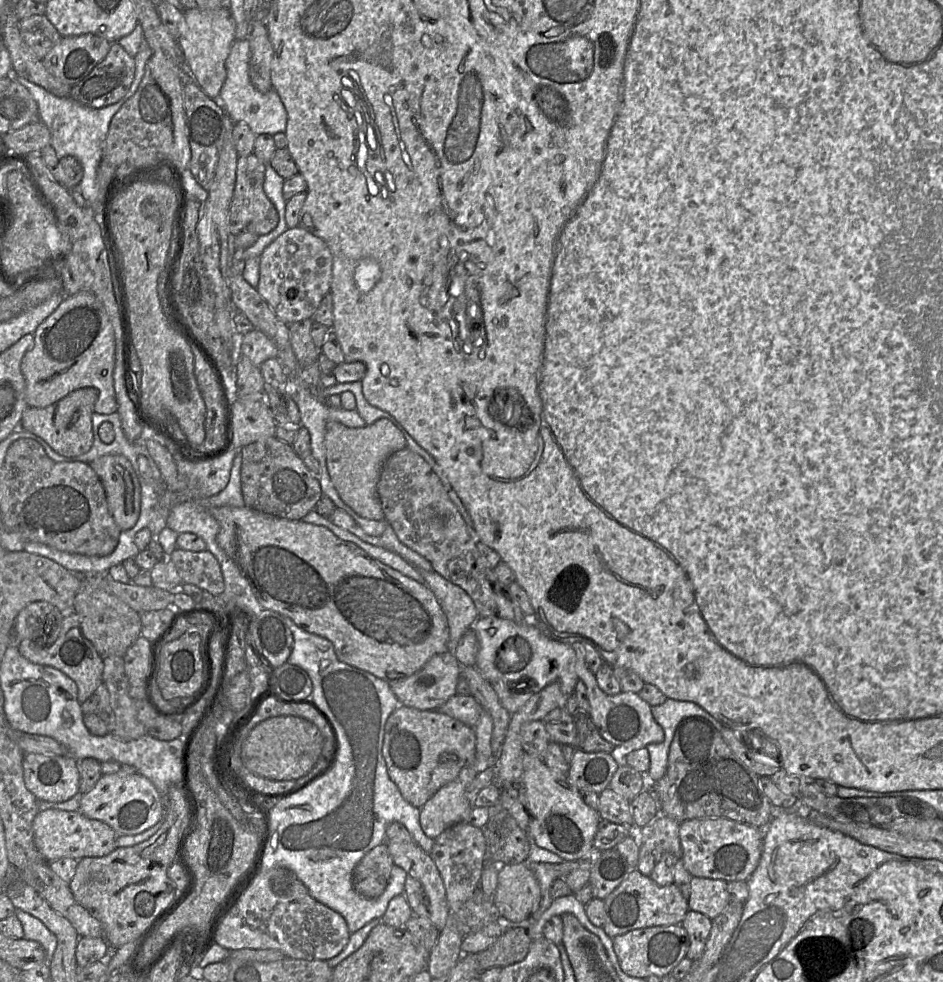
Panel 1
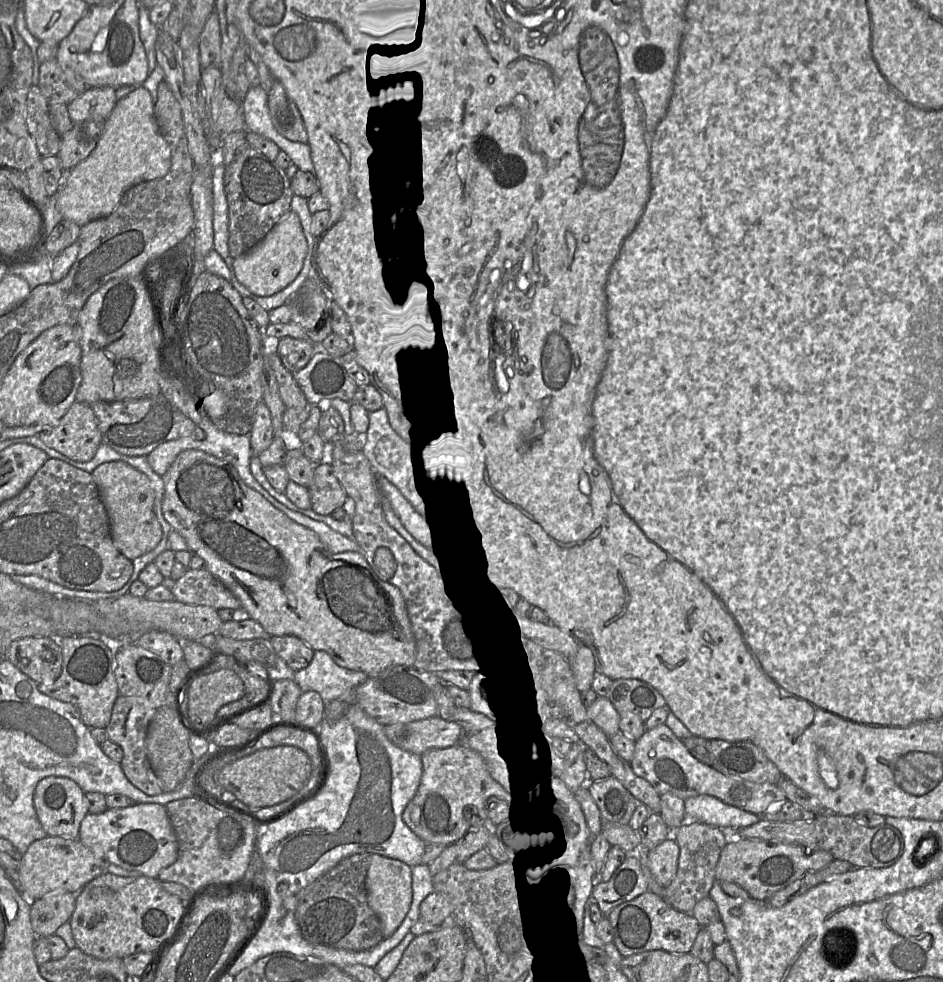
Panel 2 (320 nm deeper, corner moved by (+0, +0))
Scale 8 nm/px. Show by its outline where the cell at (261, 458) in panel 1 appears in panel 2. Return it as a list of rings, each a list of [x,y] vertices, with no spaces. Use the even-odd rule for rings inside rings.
[[[328,460],[316,464],[313,481],[308,487],[308,492],[311,510],[324,516],[331,516],[331,513],[342,508],[347,500],[347,494]]]

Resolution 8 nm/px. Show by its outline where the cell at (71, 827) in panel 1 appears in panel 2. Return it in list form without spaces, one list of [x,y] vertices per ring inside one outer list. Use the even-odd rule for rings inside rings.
[[[46,836],[30,844],[17,869],[21,894],[29,901],[49,893],[81,891],[81,889],[105,871],[106,860],[98,852],[86,847],[79,839]]]

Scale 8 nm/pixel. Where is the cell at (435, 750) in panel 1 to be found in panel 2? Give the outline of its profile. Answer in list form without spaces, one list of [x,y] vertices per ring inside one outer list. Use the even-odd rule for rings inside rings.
[[[457,743],[448,748],[431,749],[421,755],[422,777],[418,789],[405,807],[404,823],[425,843],[449,846],[469,830],[486,823],[485,806],[488,800],[505,793],[496,785],[483,757]]]

